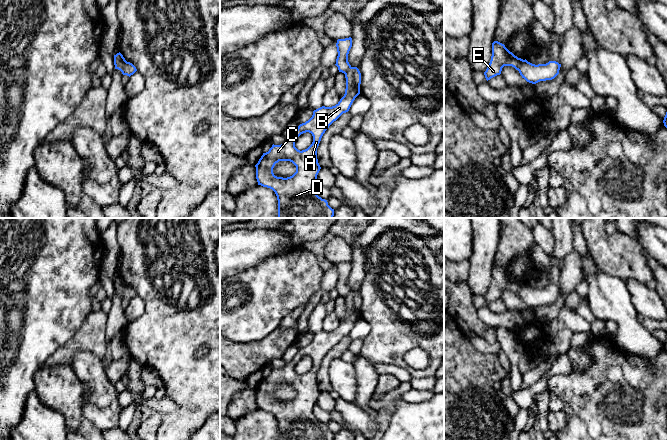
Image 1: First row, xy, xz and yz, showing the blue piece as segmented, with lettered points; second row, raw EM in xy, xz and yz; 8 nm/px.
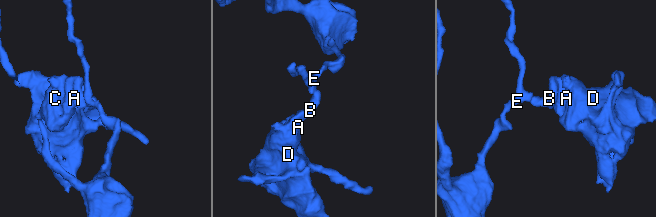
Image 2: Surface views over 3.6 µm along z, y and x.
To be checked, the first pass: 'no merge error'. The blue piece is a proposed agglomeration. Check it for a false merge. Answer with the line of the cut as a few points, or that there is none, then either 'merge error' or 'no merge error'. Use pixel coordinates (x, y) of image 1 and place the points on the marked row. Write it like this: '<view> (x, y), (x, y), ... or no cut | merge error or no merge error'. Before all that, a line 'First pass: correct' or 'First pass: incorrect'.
First pass: incorrect
xy (126, 61), (121, 71) | merge error

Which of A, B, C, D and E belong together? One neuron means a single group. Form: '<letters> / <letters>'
A B C D / E

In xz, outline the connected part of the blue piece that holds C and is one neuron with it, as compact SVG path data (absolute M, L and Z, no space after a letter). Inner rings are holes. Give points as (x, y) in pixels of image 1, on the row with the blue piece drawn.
M350 67L345 73L345 78L345 94L335 106L322 106L314 110L312 117L305 123L300 124L291 137L287 138L281 145L273 144L268 152L263 153L255 165L258 185L272 189L277 196L278 218L333 218L334 216L334 209L328 205L327 200L317 195L313 186L321 169L317 159L317 148L323 134L343 113L349 111L353 101L360 94L361 73L359 69ZM306 132L312 134L313 142L307 149L300 151L295 147L295 142L301 134ZM279 161L292 162L296 166L296 172L287 178L275 176L273 168Z

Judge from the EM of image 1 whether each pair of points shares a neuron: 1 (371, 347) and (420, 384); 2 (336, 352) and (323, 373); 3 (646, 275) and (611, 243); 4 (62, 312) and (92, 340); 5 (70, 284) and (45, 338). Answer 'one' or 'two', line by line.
1: two
2: one
3: one
4: two
5: one

